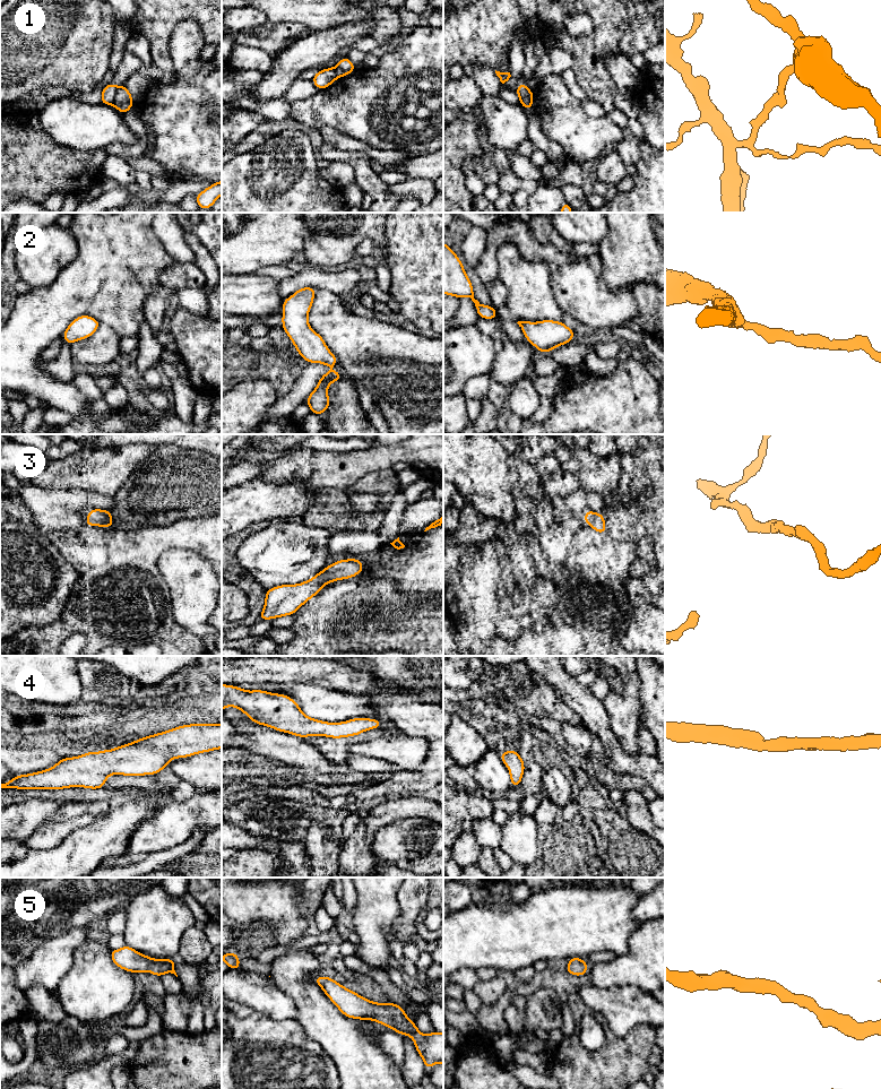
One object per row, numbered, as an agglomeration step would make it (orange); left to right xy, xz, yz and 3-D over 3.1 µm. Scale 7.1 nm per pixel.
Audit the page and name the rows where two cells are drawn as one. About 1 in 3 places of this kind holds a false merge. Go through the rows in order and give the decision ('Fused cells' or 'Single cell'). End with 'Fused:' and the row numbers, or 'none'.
1: Fused cells
2: Single cell
3: Single cell
4: Single cell
5: Single cell
Fused: 1

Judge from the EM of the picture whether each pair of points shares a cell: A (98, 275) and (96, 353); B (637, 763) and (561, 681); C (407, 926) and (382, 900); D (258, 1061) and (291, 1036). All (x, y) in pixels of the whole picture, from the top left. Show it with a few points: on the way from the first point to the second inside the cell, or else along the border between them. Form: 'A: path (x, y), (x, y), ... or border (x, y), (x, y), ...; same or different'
A: border (101, 323), (109, 325), (121, 337); different
B: path (614, 749), (598, 725), (594, 714), (584, 703); same
C: border (398, 890), (399, 916), (394, 924), (395, 935); different
D: path (266, 1060), (283, 1044); same

